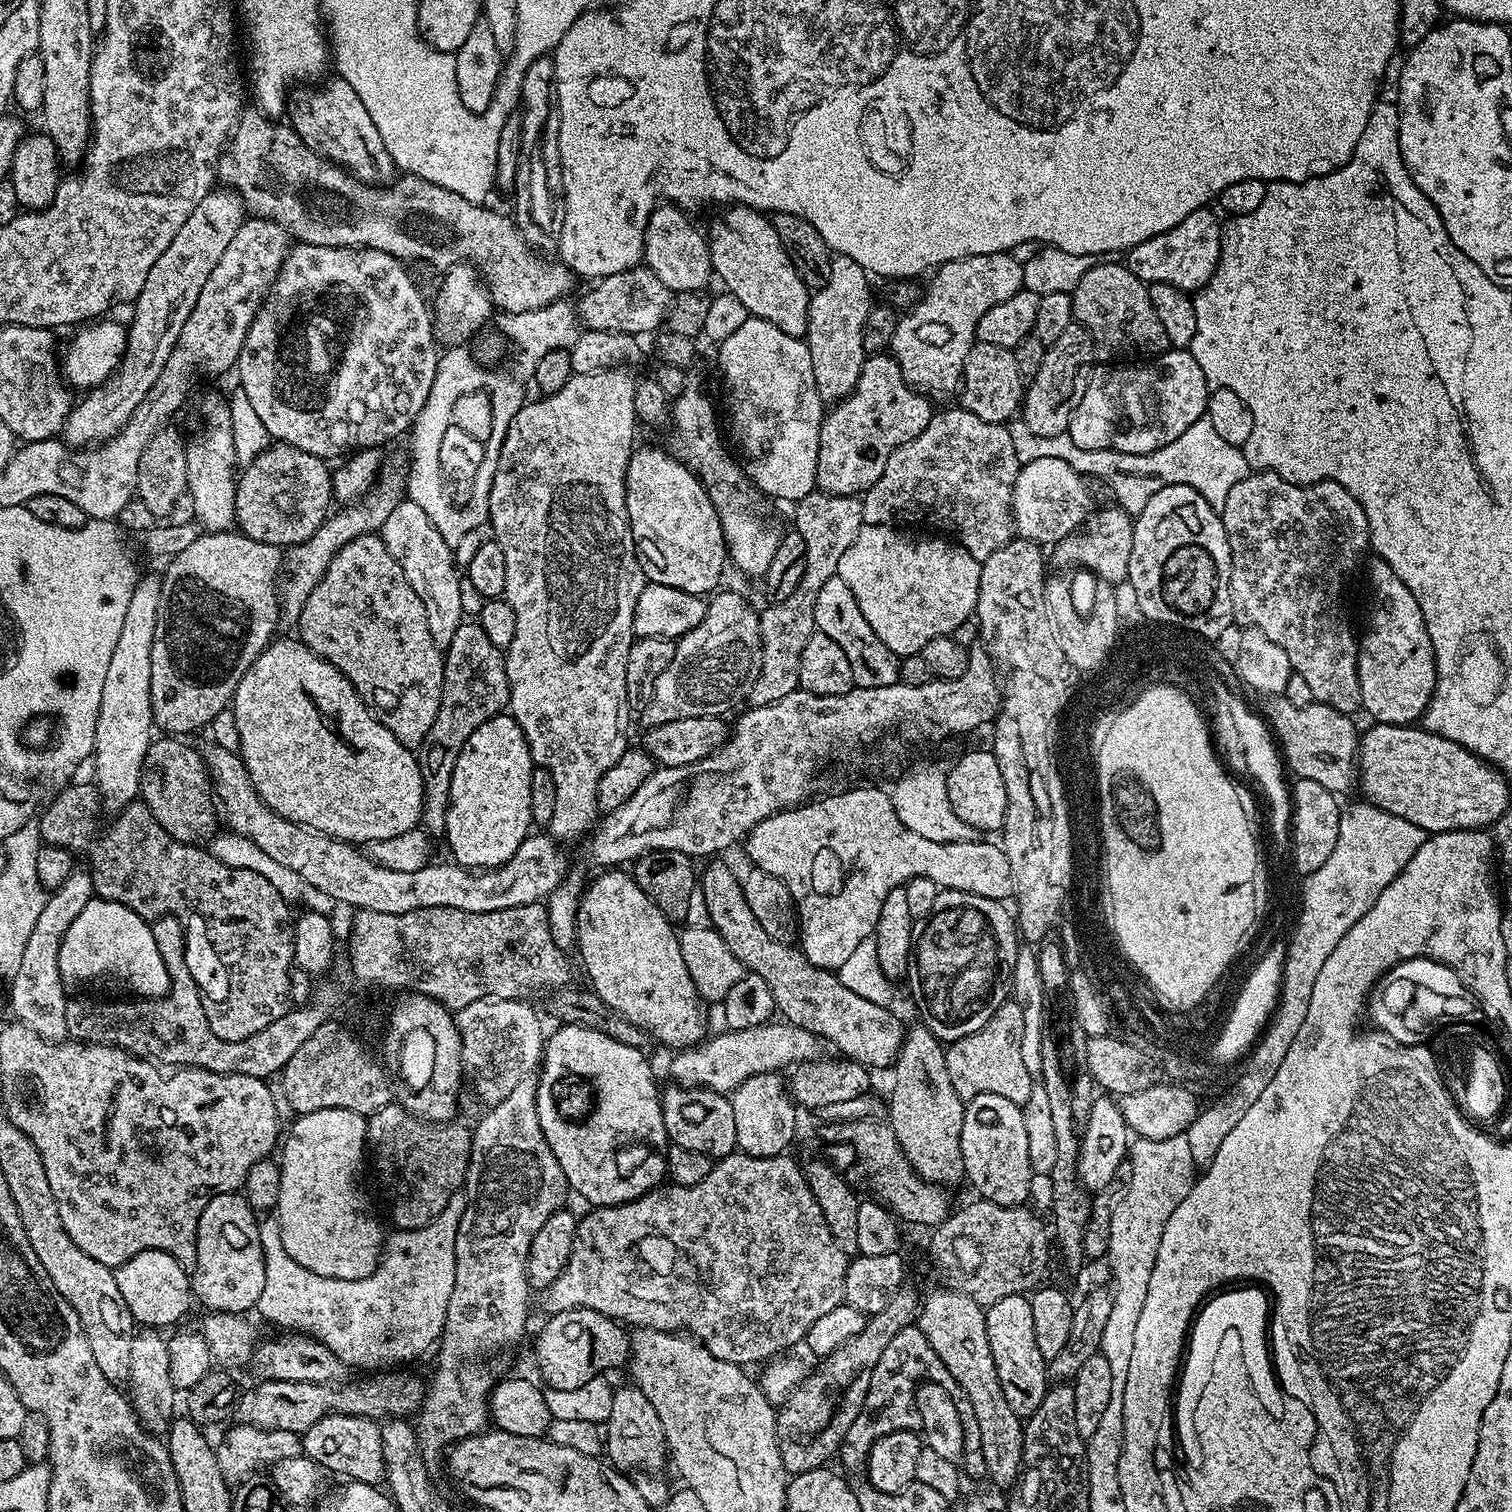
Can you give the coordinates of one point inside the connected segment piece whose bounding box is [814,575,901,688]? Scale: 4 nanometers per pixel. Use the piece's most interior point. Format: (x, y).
(836, 614)

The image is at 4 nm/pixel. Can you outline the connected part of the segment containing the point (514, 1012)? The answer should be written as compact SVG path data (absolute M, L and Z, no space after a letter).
M489 998L470 1002L470 1006L455 1013L456 1029L462 1042L460 1061L464 1064L464 1075L484 1106L502 1102L518 1082L529 1079L541 1067L546 1031L540 1025L541 1013L536 1013L532 1006L523 1000Z

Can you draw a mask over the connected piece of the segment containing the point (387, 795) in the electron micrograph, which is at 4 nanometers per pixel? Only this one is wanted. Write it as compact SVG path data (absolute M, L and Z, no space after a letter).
M273 639L264 653L250 666L250 670L242 674L230 705L240 735L238 754L243 758L244 769L247 770L250 782L262 798L264 805L271 812L277 812L290 822L303 824L306 828L313 828L316 832L332 836L336 840L347 840L357 846L367 846L376 840L386 838L398 838L398 834L406 834L410 829L417 827L424 814L424 783L417 753L413 749L402 746L402 742L398 742L398 738L394 738L394 734L390 734L390 730L382 726L380 719L356 693L355 686L329 660L323 660L318 654L311 652L299 639L280 639Z

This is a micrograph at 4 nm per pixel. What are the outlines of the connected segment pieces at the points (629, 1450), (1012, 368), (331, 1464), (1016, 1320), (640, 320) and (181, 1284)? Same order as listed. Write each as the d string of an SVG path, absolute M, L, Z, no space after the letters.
M634 1386L627 1387L617 1387L612 1393L614 1406L606 1423L606 1453L608 1452L609 1456L607 1459L620 1470L637 1468L637 1473L640 1474L659 1473L659 1468L664 1463L667 1465L670 1460L666 1434L662 1430L662 1418L658 1418L658 1410L650 1406L650 1398L646 1398L642 1390Z
M977 342L973 344L970 354L966 354L964 379L958 389L958 404L970 414L982 418L982 422L1007 425L1021 411L1025 387L1012 349L990 342Z
M330 1413L309 1429L302 1433L302 1452L316 1464L329 1472L337 1472L340 1476L348 1476L349 1481L358 1484L379 1485L385 1479L384 1474L384 1443L382 1442L382 1428L375 1419L366 1417L347 1416L342 1413Z
M1027 1295L1000 1298L987 1305L986 1338L990 1338L990 1354L994 1354L994 1370L998 1370L998 1382L1002 1382L1002 1394L1010 1402L1010 1410L1021 1418L1027 1418L1042 1406L1042 1398L1050 1387L1048 1365L1034 1342L1034 1310Z
M646 266L627 268L618 274L601 276L595 284L596 288L590 289L574 304L576 319L587 330L624 332L627 336L635 337L639 337L640 332L655 333L665 323L674 299L672 291L662 286L658 274L654 274L654 270Z
M142 1250L115 1269L118 1294L137 1325L164 1330L167 1324L179 1325L194 1305L189 1269L162 1250Z

